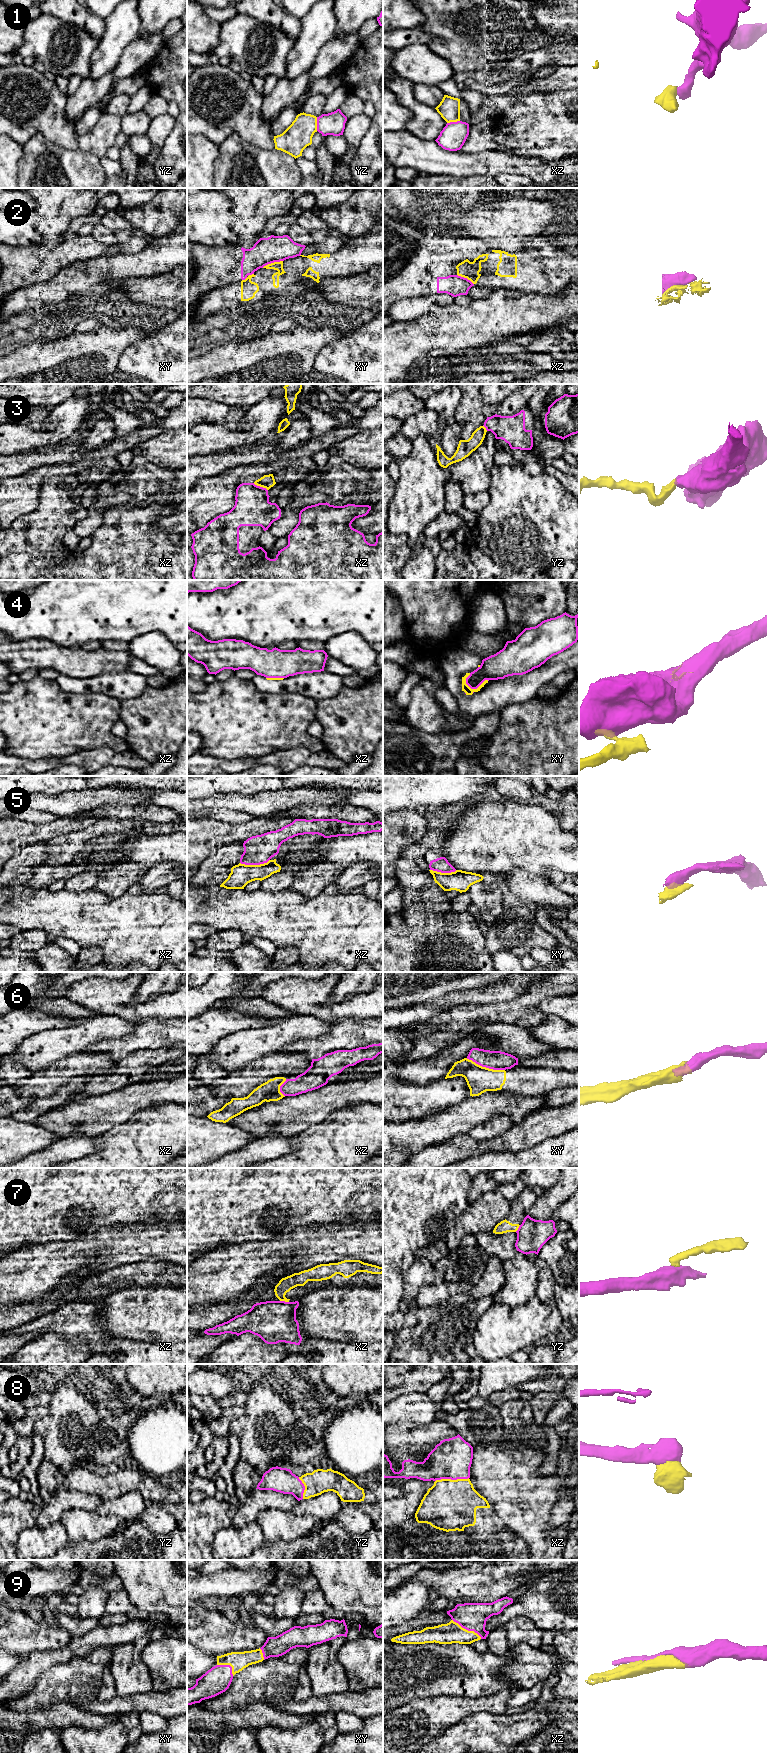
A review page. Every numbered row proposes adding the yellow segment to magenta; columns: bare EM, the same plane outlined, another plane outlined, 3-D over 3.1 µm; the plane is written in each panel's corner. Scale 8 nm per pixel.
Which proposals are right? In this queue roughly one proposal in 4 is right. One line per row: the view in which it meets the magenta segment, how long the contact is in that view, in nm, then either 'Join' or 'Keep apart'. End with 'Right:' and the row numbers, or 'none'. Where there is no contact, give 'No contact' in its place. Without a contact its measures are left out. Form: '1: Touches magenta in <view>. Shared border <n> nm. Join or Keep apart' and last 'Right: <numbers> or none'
1: Touches magenta in yz. Shared border 110 nm. Keep apart
2: Touches magenta in xy. Shared border 180 nm. Keep apart
3: Touches magenta in xz. Shared border 130 nm. Join
4: Touches magenta in xy. Shared border 190 nm. Keep apart
5: Touches magenta in xz. Shared border 240 nm. Keep apart
6: Touches magenta in xy. Shared border 320 nm. Keep apart
7: Touches magenta in xz. Shared border 70 nm. Keep apart
8: Touches magenta in xz. Shared border 280 nm. Join
9: Touches magenta in xz. Shared border 280 nm. Join
Right: 3, 8, 9

